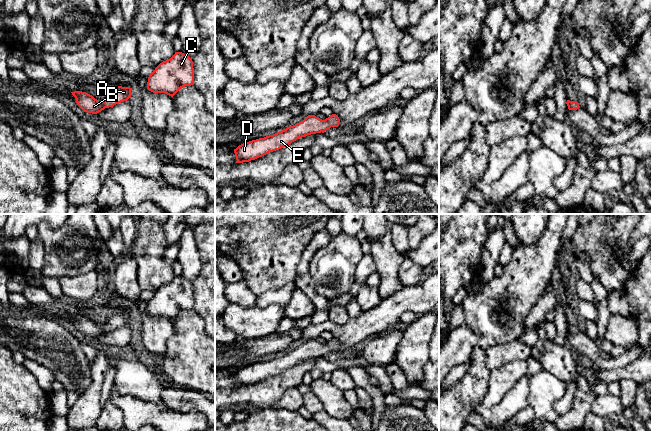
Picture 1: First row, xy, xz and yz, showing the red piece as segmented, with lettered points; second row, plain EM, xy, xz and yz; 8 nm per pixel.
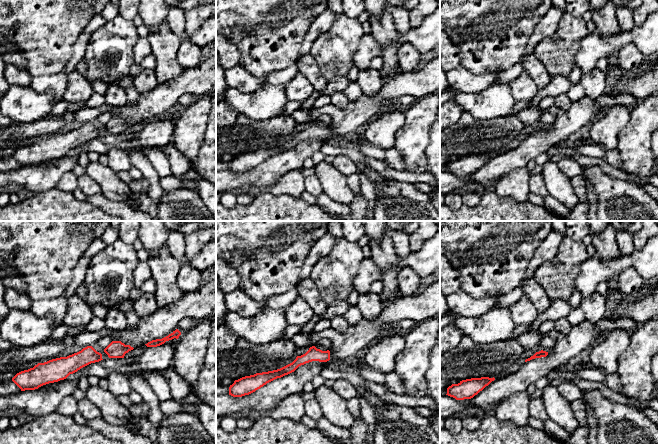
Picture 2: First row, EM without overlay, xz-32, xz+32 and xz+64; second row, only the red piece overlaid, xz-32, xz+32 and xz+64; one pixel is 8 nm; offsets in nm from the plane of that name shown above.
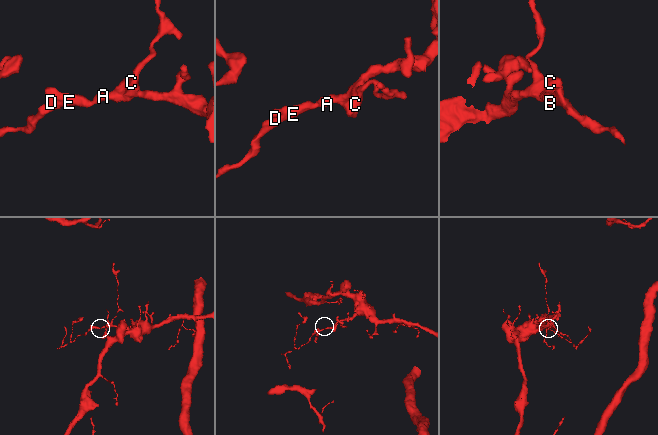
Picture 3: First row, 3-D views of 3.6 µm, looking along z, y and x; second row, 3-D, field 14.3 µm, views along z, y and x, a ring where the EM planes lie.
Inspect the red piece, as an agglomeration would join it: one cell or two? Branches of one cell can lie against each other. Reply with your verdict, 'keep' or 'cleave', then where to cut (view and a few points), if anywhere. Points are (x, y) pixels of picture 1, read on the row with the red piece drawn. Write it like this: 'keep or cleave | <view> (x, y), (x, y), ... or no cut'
keep | no cut

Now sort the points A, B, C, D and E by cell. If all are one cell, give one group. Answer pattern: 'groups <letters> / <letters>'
groups A B C D E

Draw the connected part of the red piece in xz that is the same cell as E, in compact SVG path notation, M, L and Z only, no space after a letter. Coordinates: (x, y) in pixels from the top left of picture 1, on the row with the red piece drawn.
M332 114L325 120L315 115L308 115L303 121L280 132L239 145L234 149L236 163L255 160L269 152L279 150L299 138L311 134L324 133L331 127L338 127L339 124L340 119L336 114Z

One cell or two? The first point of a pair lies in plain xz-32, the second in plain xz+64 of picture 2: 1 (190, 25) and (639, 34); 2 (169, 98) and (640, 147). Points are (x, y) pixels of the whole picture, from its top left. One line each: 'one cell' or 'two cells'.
1: two cells
2: two cells

